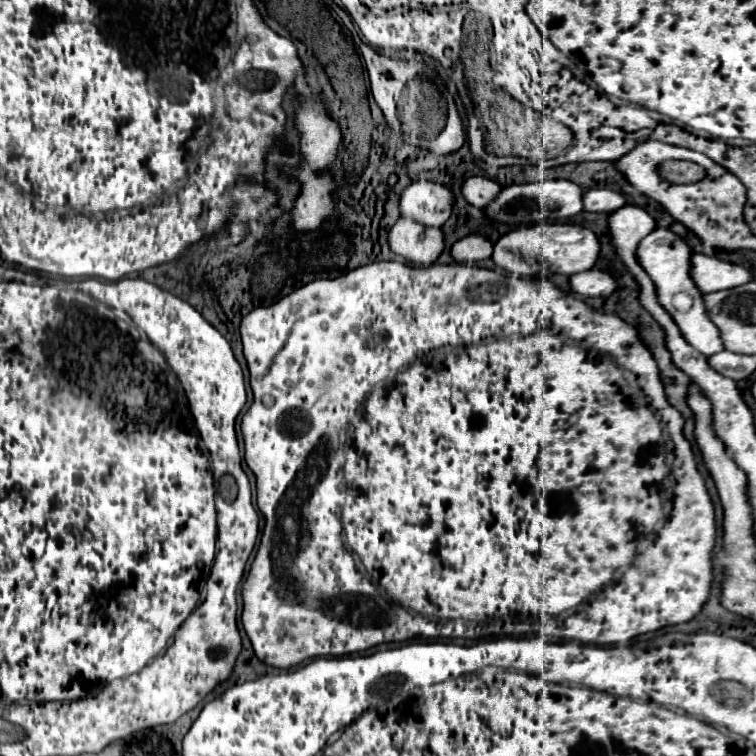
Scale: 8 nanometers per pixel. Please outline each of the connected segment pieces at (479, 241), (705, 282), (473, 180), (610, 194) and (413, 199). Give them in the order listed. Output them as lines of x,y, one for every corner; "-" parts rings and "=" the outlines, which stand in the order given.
469,235
459,239
453,247
451,247
451,257
455,263
477,263
483,259
489,259
493,253
493,245
491,241
487,241
485,237
479,235
=
693,255
691,277
701,293
733,289
751,281
751,273
747,269
743,269
741,265
731,265
713,255
=
469,177
461,187
463,199
467,203
471,203
473,207
487,205
499,191
501,191
499,183
495,183
493,179
487,179
487,177
=
591,189
583,193
583,211
591,213
611,213
627,203
623,193
615,193
609,189
=
431,181
411,183
399,201
399,215
409,217
425,227
441,227
451,215
453,193

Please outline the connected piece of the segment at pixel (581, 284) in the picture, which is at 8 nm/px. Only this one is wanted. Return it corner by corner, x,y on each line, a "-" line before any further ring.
589,269
589,271
581,271
573,277
569,277
569,285
571,291
583,299
591,299
591,297
607,297
617,289
615,279
599,269

